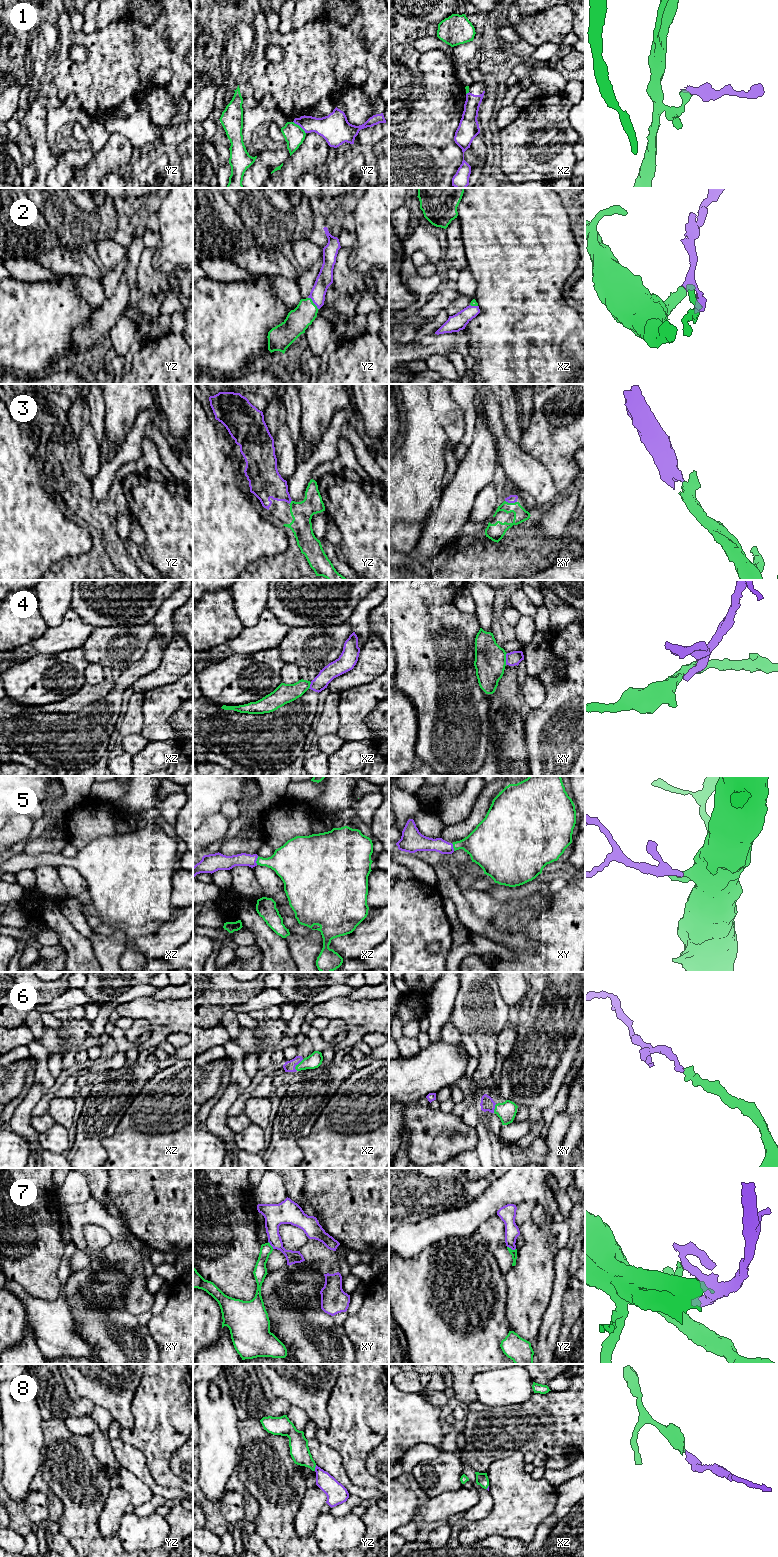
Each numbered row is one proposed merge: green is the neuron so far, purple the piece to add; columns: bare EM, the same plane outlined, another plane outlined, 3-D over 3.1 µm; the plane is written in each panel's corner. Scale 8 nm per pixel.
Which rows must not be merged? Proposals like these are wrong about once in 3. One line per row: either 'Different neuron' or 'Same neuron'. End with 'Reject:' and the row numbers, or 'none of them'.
1: Different neuron
2: Same neuron
3: Same neuron
4: Different neuron
5: Same neuron
6: Same neuron
7: Different neuron
8: Same neuron
Reject: 1, 4, 7

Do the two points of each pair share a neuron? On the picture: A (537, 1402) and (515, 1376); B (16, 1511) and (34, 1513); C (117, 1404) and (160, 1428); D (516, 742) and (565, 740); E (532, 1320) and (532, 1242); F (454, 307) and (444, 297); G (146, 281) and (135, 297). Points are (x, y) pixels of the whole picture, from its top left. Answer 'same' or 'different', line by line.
A: different
B: different
C: different
D: different
E: same
F: different
G: different

